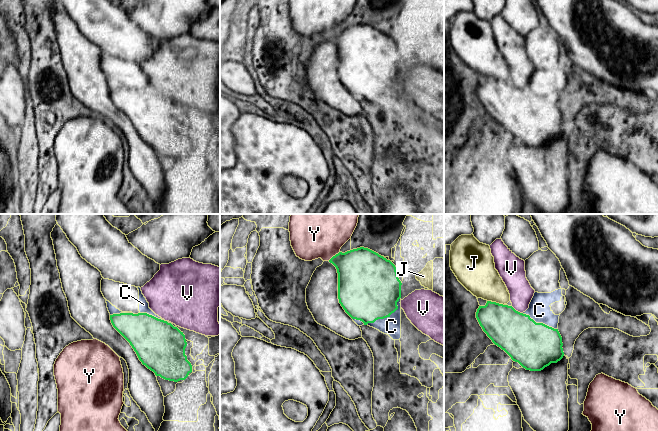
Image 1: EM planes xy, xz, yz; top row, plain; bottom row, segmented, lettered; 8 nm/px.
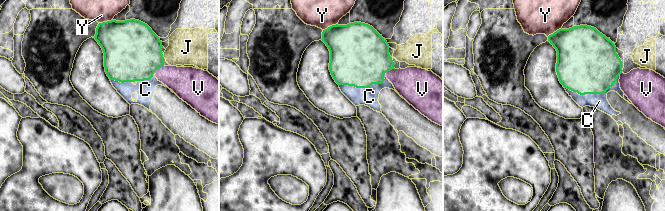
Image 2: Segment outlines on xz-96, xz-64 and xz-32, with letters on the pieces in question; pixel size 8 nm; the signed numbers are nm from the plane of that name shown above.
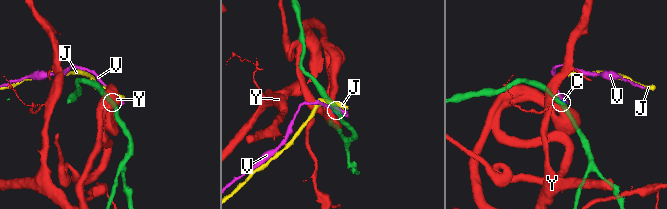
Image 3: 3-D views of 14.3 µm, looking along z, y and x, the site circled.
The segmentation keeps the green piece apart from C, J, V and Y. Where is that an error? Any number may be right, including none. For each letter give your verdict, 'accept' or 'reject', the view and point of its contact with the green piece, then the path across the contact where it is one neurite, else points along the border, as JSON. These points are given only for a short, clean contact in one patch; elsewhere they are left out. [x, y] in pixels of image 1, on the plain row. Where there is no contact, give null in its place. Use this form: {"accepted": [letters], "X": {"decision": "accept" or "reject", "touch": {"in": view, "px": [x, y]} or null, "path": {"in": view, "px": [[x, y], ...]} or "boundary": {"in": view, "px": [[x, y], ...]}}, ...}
{"accepted": [], "C": {"decision": "reject", "touch": {"in": "xz", "px": [387, 92]}}, "J": {"decision": "reject", "touch": {"in": "yz", "px": [498, 79]}}, "V": {"decision": "reject", "touch": {"in": "yz", "px": [517, 87]}, "boundary": {"in": "yz", "px": [[511, 82], [522, 89]]}}, "Y": {"decision": "reject", "touch": {"in": "xz", "px": [333, 32]}}}

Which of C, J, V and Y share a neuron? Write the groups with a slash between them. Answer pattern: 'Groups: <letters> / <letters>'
Groups: C / J / V / Y

